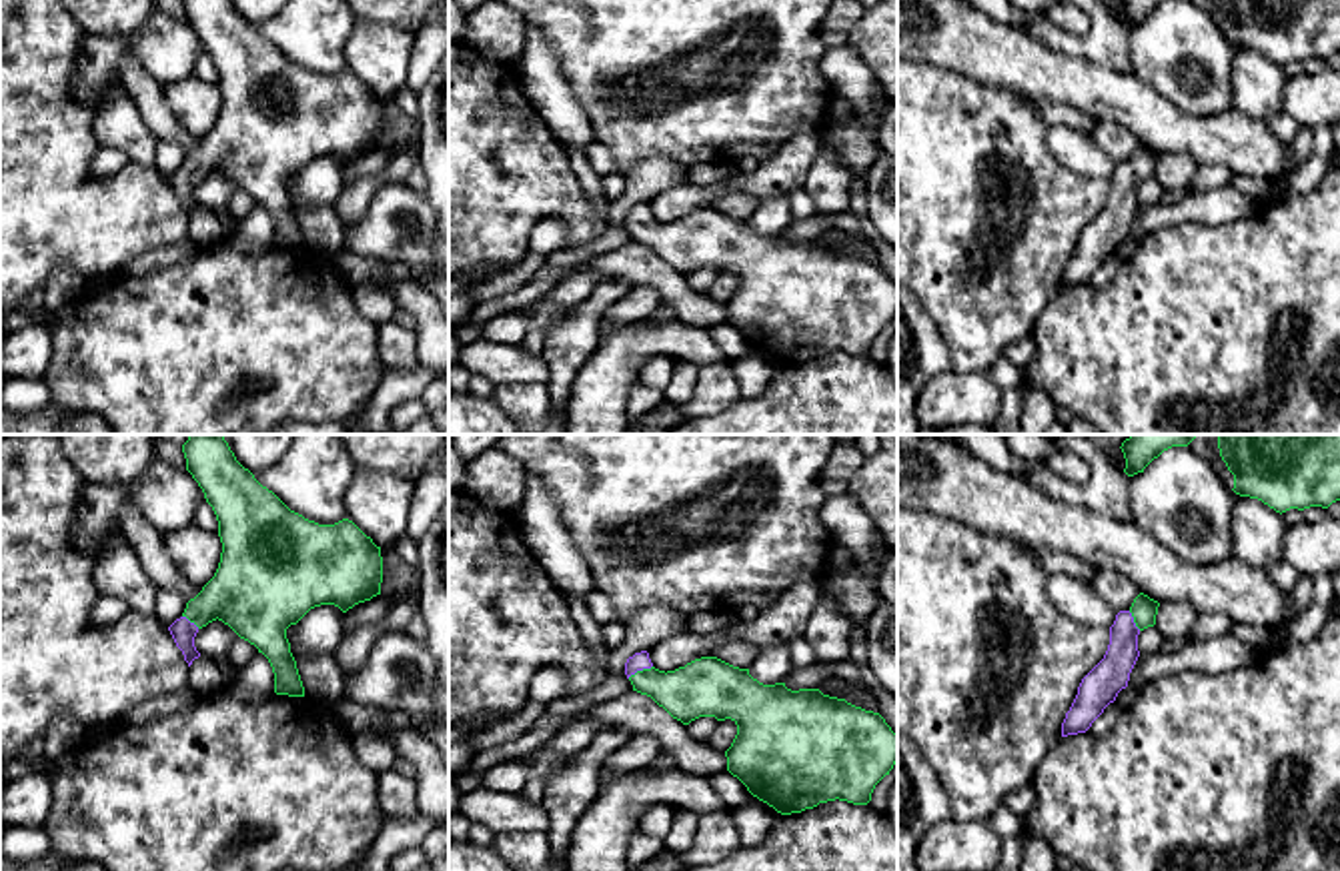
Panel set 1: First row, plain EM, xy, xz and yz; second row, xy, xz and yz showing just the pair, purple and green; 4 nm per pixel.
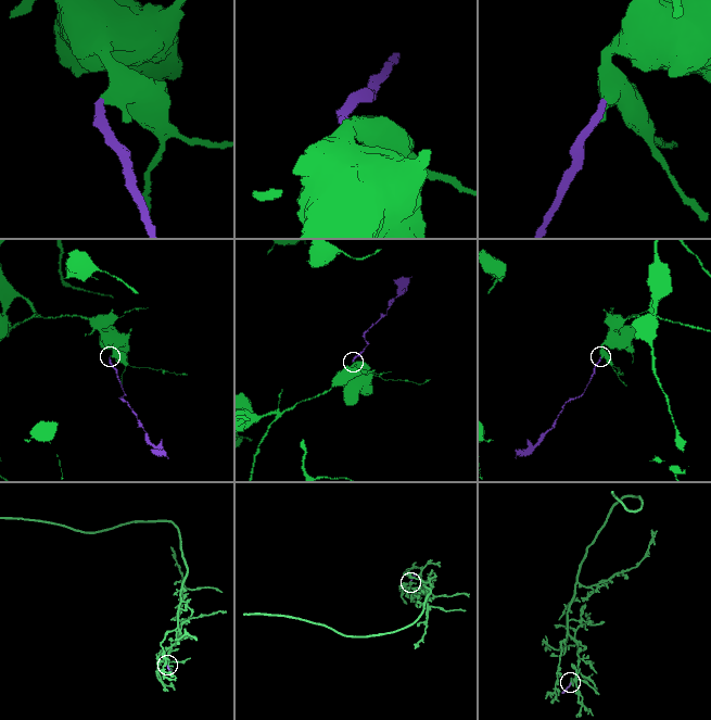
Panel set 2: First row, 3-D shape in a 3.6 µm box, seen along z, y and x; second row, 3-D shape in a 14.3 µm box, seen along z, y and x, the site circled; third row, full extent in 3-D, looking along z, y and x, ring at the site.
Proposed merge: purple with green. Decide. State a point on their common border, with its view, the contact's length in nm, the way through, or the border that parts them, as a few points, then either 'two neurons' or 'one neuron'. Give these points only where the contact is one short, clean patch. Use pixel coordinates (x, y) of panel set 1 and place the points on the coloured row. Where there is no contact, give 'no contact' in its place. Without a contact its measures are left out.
contact xz (639, 669); length 120 nm; way xz (639, 661), (639, 669), (665, 689), (698, 689); one neuron

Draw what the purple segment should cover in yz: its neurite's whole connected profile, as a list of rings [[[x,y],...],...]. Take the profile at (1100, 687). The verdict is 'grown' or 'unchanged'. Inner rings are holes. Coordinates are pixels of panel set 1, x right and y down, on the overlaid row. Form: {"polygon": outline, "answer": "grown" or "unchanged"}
{"polygon": [[[1140,593],[1128,611],[1116,615],[1104,659],[1082,679],[1062,723],[1062,737],[1086,733],[1104,709],[1128,687],[1140,657],[1138,635],[1156,625],[1160,603]]], "answer": "grown"}

